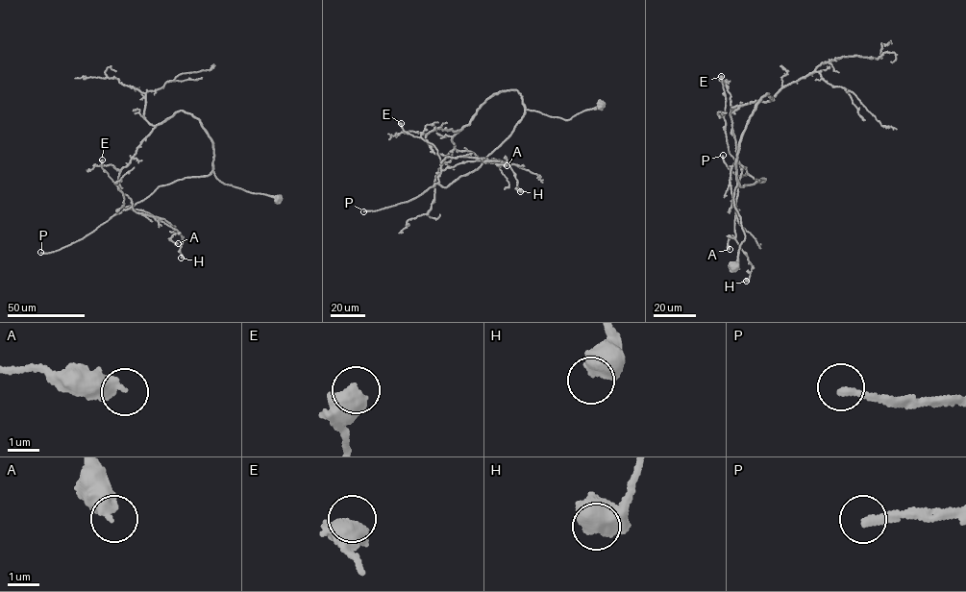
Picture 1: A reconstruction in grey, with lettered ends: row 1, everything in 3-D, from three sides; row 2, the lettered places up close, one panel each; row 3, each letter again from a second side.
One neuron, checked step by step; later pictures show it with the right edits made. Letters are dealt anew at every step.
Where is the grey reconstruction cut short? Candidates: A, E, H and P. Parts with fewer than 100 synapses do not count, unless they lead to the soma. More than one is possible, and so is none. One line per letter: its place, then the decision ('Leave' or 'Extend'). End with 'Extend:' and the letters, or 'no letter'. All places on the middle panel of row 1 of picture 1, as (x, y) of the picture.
A: Place: (507, 165). Leave
E: Place: (401, 123). Leave
H: Place: (520, 191). Leave
P: Place: (363, 211). Extend
Extend: P

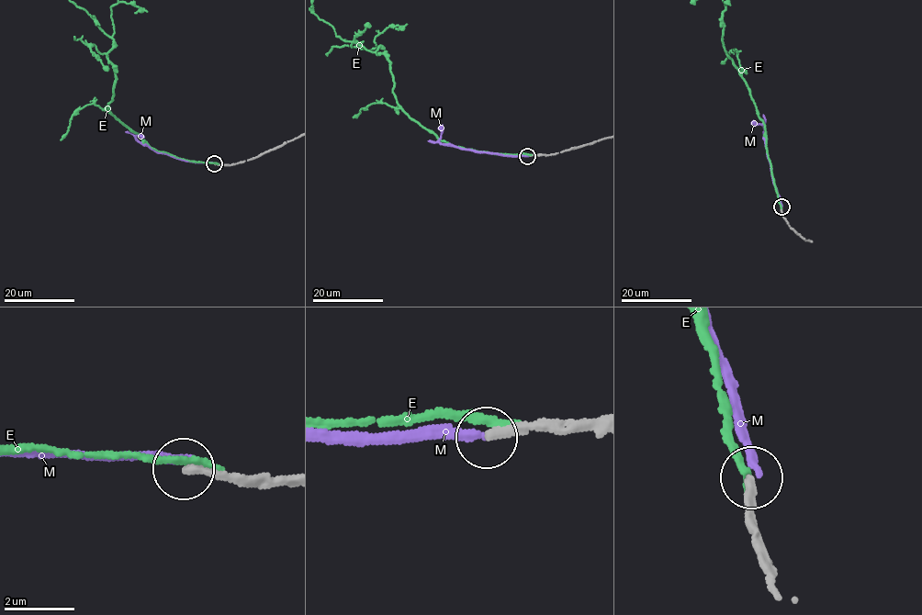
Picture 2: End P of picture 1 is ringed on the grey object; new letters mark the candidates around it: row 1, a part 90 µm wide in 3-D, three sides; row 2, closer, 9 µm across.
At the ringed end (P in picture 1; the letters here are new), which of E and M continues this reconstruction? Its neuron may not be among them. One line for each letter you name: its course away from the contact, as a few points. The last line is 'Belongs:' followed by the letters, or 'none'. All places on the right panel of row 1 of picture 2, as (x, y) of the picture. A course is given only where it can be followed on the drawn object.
Belongs: none

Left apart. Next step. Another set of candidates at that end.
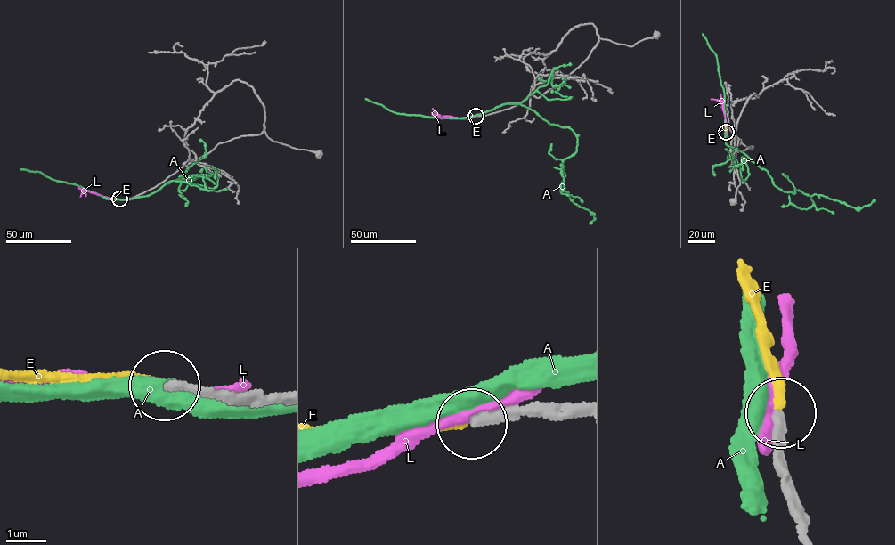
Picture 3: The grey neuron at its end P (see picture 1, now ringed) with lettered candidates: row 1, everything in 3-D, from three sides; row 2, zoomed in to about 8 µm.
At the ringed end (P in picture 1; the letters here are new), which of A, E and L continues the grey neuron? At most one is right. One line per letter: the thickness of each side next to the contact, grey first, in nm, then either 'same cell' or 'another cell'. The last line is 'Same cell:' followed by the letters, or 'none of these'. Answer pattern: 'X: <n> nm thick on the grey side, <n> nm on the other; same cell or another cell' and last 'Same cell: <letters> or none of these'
A: 240 nm thick on the grey side, 480 nm on the other; another cell
E: 240 nm thick on the grey side, 200 nm on the other; same cell
L: 320 nm thick on the grey side, 320 nm on the other; another cell
Same cell: E

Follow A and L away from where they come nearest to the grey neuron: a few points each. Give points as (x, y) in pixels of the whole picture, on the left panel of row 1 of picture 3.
A: (119, 199), (147, 196), (192, 174), (211, 175), (184, 179), (183, 176), (206, 153), (205, 143), (199, 139)
L: (120, 199), (85, 190), (80, 196)

